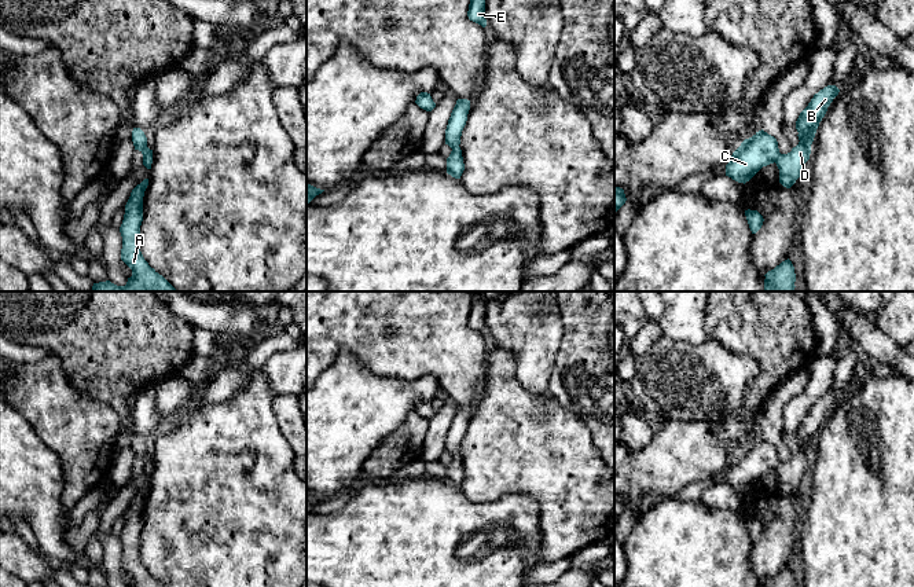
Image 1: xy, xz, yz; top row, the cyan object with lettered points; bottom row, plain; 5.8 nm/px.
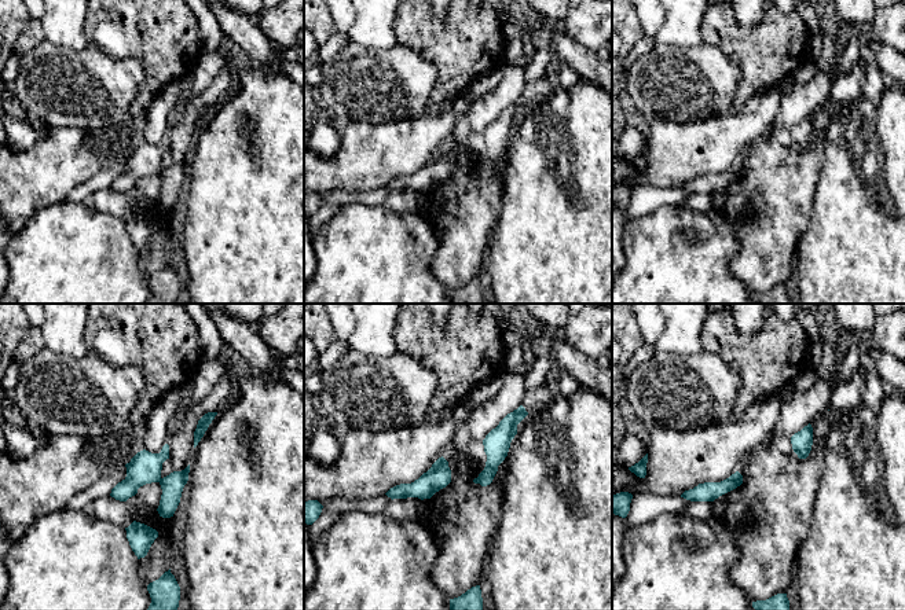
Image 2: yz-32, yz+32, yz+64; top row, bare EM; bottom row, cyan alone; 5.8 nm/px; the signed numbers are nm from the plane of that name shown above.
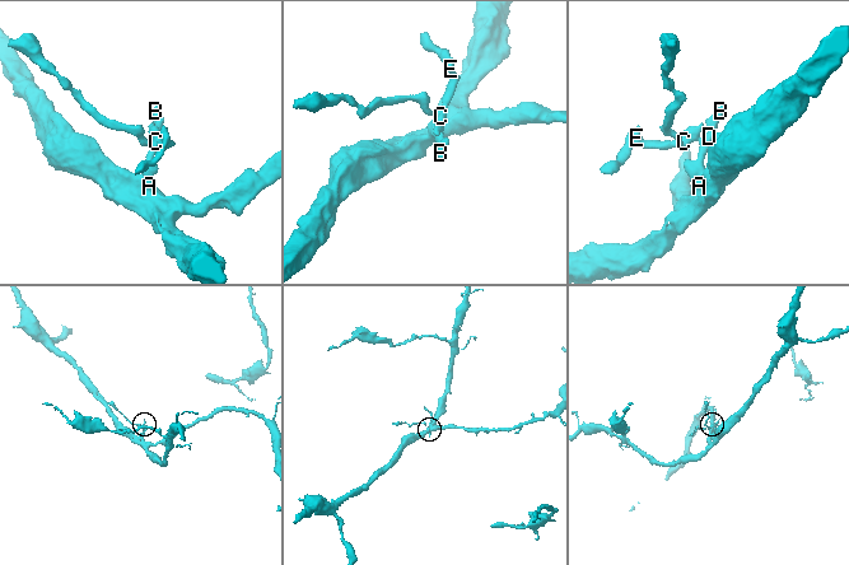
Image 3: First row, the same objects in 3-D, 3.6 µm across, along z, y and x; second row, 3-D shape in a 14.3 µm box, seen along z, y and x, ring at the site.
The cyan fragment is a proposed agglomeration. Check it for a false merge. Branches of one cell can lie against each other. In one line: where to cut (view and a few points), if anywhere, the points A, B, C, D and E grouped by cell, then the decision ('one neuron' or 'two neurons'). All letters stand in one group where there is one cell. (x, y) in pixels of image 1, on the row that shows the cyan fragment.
cut yz (781, 154), (775, 162); groups A B D / C E; two neurons

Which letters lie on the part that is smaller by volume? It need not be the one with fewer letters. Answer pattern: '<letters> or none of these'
C, E

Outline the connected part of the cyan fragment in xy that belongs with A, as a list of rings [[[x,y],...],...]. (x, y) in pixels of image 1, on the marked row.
[[[148,179],[137,184],[125,205],[120,232],[122,236],[121,260],[132,269],[125,286],[110,280],[93,283],[91,291],[177,291],[162,275],[148,265],[140,252],[140,225],[143,221],[143,197]]]

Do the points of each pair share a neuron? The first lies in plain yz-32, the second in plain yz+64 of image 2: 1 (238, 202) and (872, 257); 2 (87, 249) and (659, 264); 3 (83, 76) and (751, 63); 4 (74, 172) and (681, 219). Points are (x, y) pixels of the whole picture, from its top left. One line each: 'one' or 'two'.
1: one
2: one
3: two
4: two

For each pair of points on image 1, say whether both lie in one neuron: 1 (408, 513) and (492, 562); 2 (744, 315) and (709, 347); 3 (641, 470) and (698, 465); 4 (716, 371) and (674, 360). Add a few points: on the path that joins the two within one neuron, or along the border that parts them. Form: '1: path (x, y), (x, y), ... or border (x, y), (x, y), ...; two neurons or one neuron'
1: path (428, 535), (459, 567), (470, 567); one neuron
2: border (708, 337), (734, 353), (744, 355); two neurons
3: path (654, 470), (661, 470), (667, 465), (685, 465); one neuron
4: path (705, 371), (685, 371); one neuron

